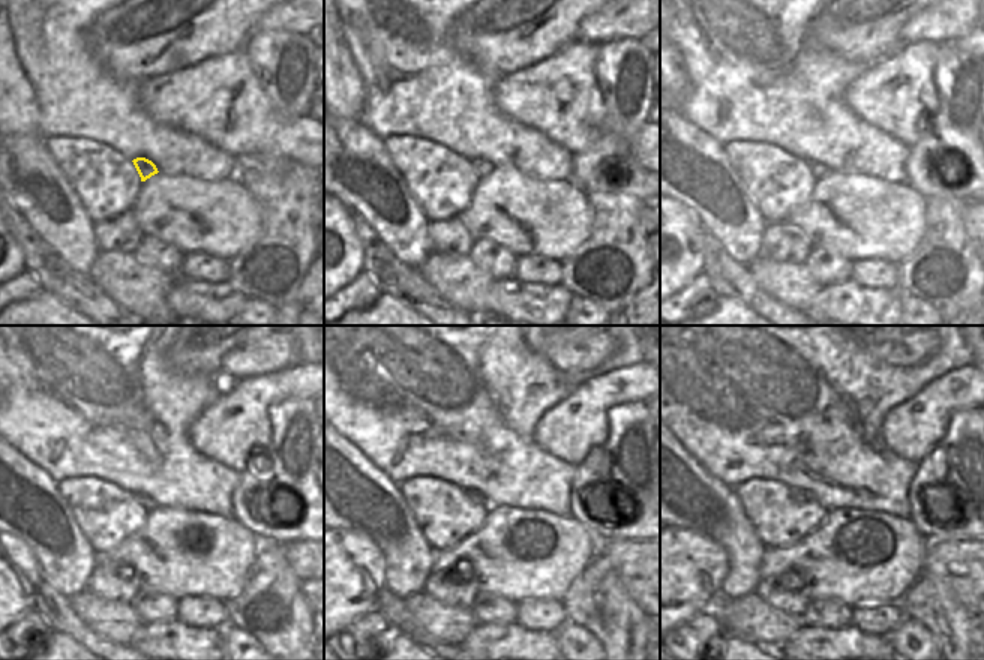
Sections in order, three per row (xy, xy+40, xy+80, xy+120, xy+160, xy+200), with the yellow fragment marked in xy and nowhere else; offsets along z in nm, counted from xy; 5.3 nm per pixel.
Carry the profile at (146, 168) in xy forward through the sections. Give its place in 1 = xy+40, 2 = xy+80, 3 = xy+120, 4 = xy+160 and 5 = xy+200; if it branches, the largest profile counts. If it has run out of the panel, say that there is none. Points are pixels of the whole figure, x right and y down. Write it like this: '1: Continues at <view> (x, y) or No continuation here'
1: Continues at xy+40 (483, 168)
2: Continues at xy+80 (819, 170)
3: Continues at xy+120 (143, 500)
4: Continues at xy+160 (473, 495)
5: Continues at xy+200 (800, 495)

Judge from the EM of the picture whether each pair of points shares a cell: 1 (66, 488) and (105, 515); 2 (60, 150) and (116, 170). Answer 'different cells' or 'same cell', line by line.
1: same cell
2: same cell

